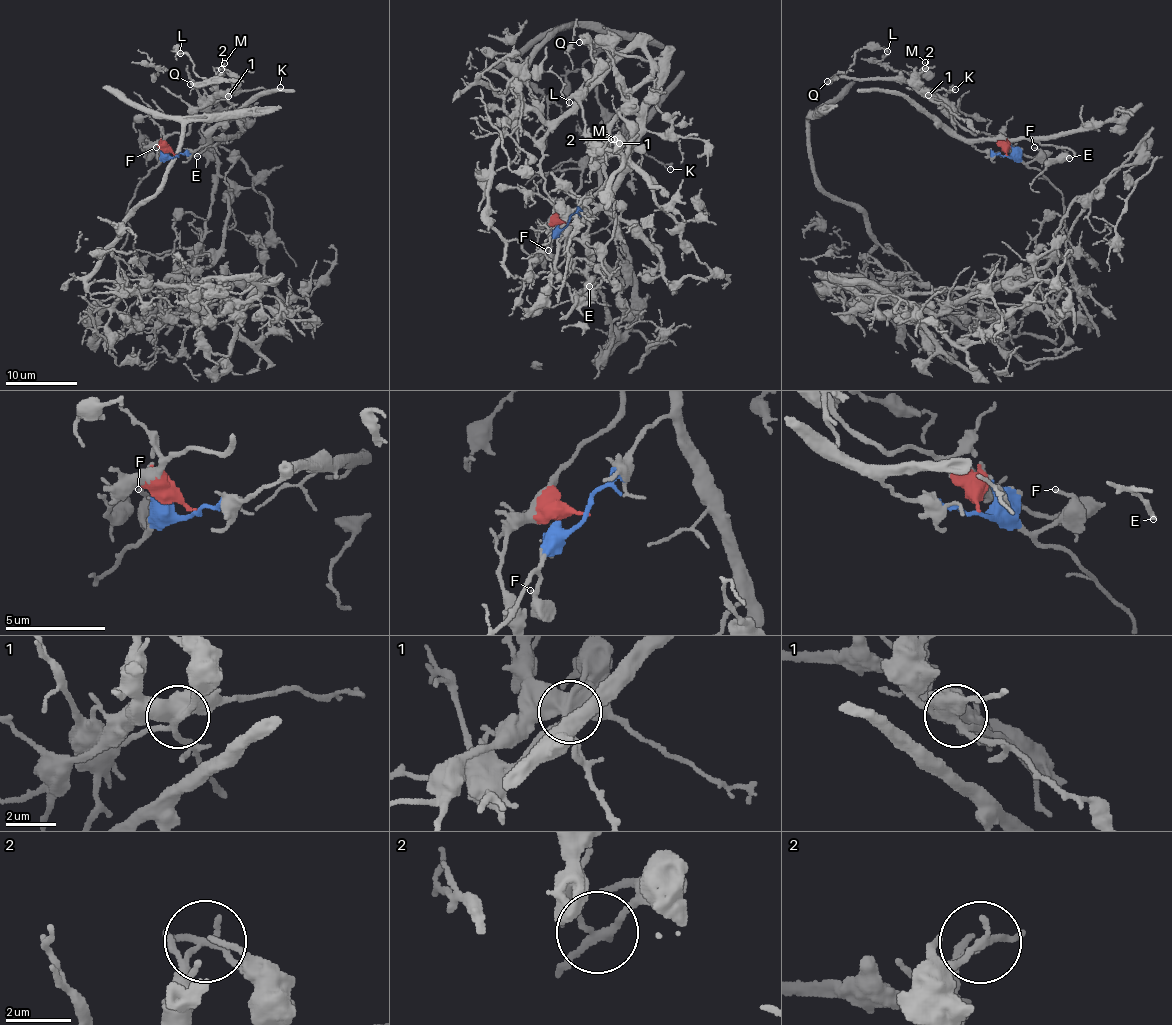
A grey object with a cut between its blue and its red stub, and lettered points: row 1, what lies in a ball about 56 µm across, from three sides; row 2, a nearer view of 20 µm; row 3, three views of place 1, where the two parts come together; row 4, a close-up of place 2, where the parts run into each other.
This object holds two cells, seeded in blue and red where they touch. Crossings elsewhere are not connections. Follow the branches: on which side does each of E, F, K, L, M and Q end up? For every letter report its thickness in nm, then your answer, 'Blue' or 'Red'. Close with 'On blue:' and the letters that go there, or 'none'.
E: Thickness 200 nm. Blue
F: Thickness 160 nm. Blue
K: Thickness 190 nm. Red
L: Thickness 170 nm. Red
M: Thickness 130 nm. Red
Q: Thickness 360 nm. Red
On blue: E, F

